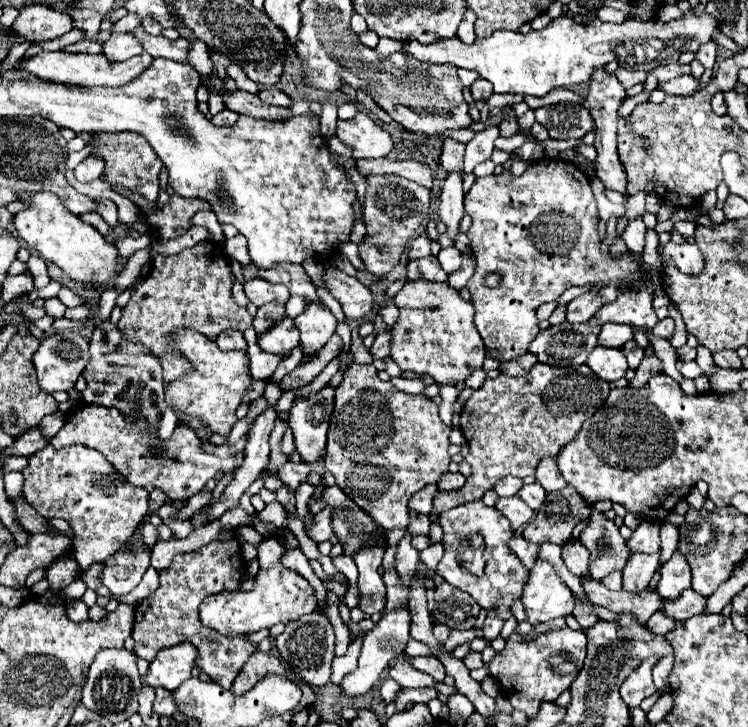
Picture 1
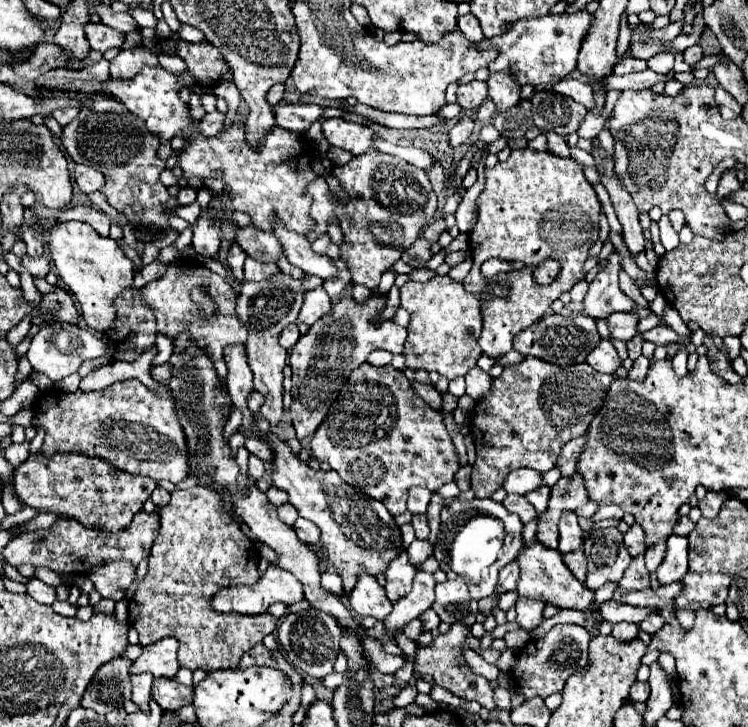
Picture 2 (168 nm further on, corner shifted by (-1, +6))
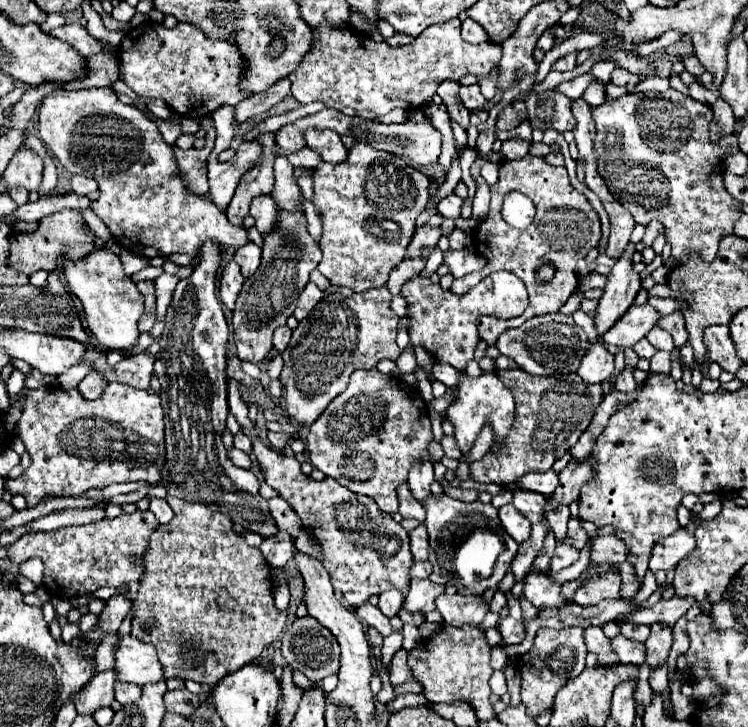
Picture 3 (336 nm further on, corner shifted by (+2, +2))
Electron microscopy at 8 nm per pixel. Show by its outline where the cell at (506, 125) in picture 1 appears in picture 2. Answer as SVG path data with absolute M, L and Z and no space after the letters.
M493 74L493 76L489 76L487 84L489 84L489 98L495 102L499 112L505 112L519 104L521 86L515 86L515 82L511 82L511 78L507 78L507 74Z

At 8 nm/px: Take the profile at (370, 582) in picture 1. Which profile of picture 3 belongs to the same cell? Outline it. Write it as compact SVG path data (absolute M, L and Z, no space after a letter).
M366 602L364 606L358 606L354 612L358 614L358 618L362 618L362 622L364 622L366 626L376 628L376 630L380 632L380 636L382 636L382 638L386 638L386 636L390 636L390 634L392 634L390 620L388 620L388 618L384 618L384 614L380 614L378 606L372 606L372 604L368 604L368 602Z

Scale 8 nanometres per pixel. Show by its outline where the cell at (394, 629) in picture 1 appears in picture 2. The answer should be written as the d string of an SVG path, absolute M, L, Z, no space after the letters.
M419 570L413 580L413 590L407 596L399 598L393 604L391 614L385 618L385 632L395 640L397 632L405 630L405 626L413 618L431 608L433 600L435 600L435 578L433 574Z

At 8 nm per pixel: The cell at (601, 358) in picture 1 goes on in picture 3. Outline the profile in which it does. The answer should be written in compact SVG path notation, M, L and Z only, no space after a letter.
M592 344L576 374L588 384L600 384L614 374L614 356L604 344Z

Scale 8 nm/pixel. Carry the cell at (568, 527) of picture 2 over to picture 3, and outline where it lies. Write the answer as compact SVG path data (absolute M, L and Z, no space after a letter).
M558 506L558 508L554 508L554 510L546 508L546 510L544 510L544 520L550 524L550 528L552 528L552 532L556 534L556 540L558 540L558 542L560 542L562 538L566 538L566 524L568 524L568 520L570 520L570 510L568 510L568 506Z

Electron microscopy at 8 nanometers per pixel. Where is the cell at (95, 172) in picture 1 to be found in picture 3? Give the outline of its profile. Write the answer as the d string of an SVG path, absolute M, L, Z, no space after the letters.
M72 176L72 190L76 192L76 194L82 194L82 196L86 196L88 192L94 192L94 190L98 190L98 186L96 186L96 182L92 180L92 178L86 178L86 176Z

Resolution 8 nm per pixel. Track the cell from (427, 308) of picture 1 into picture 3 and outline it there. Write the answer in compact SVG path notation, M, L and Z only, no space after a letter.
M492 272L464 296L456 296L448 290L442 290L440 284L432 282L430 278L414 276L408 284L404 284L402 296L408 300L412 344L422 346L436 360L444 360L460 372L464 372L466 364L474 358L474 350L480 342L476 318L480 318L482 314L492 314L496 318L508 320L520 316L528 306L526 286L512 272Z

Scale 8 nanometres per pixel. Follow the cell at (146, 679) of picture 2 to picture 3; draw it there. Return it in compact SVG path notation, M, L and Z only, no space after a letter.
M116 682L116 688L114 688L114 698L116 698L120 704L136 702L136 698L140 698L140 686L136 686L136 684Z

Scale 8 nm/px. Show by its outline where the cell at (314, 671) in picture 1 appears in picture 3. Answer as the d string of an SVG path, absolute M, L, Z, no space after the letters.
M304 616L294 620L290 628L282 634L282 656L284 660L298 672L302 672L312 682L322 682L326 676L338 674L340 668L340 646L320 622L316 622L312 616Z

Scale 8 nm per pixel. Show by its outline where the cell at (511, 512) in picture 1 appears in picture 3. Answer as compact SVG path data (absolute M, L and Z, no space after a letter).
M506 504L506 506L502 506L500 508L500 522L502 522L502 526L504 526L504 530L518 542L518 544L522 544L524 540L528 540L528 536L530 536L530 522L528 522L528 518L524 518L512 504Z

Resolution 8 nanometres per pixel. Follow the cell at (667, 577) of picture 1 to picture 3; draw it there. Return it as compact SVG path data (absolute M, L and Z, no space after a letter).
M686 528L676 530L668 538L662 538L656 542L652 548L652 558L650 558L650 570L668 570L676 566L688 552L692 552L696 546L696 538L692 532Z

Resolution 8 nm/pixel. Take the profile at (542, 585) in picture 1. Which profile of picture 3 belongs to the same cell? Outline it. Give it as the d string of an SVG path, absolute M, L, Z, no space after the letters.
M506 616L504 620L500 620L498 630L502 634L502 646L514 646L524 640L524 626L516 622L512 616Z

